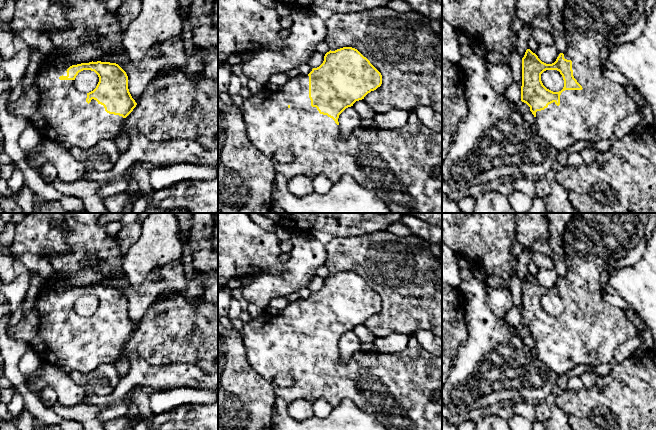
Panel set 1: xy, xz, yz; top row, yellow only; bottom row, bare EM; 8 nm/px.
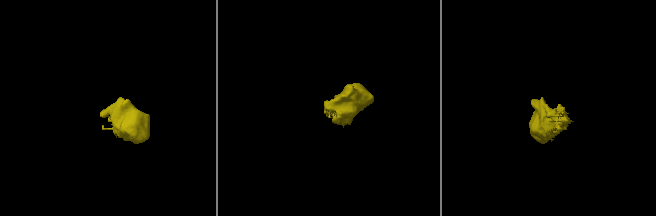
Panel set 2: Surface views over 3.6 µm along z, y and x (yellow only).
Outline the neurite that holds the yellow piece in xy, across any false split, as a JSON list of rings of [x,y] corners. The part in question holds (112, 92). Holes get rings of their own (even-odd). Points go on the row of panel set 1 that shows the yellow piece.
[[[55,49],[45,56],[33,85],[17,101],[7,104],[7,109],[12,115],[31,121],[43,138],[57,143],[68,142],[72,146],[87,150],[103,139],[115,139],[122,131],[123,120],[136,105],[128,89],[128,76],[118,64],[101,61],[76,64],[66,60]],[[83,70],[94,71],[99,77],[96,88],[89,93],[82,93],[75,88],[74,80]]]

